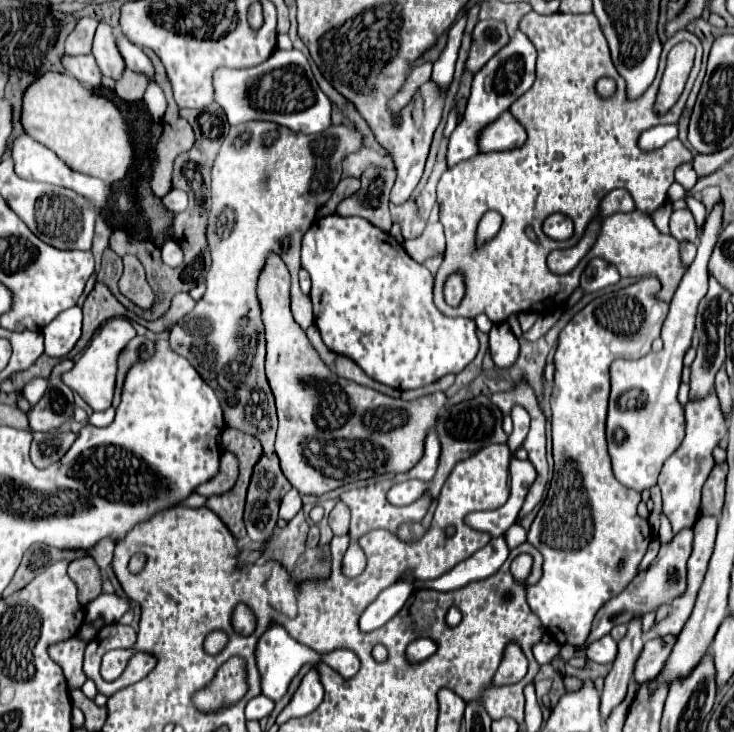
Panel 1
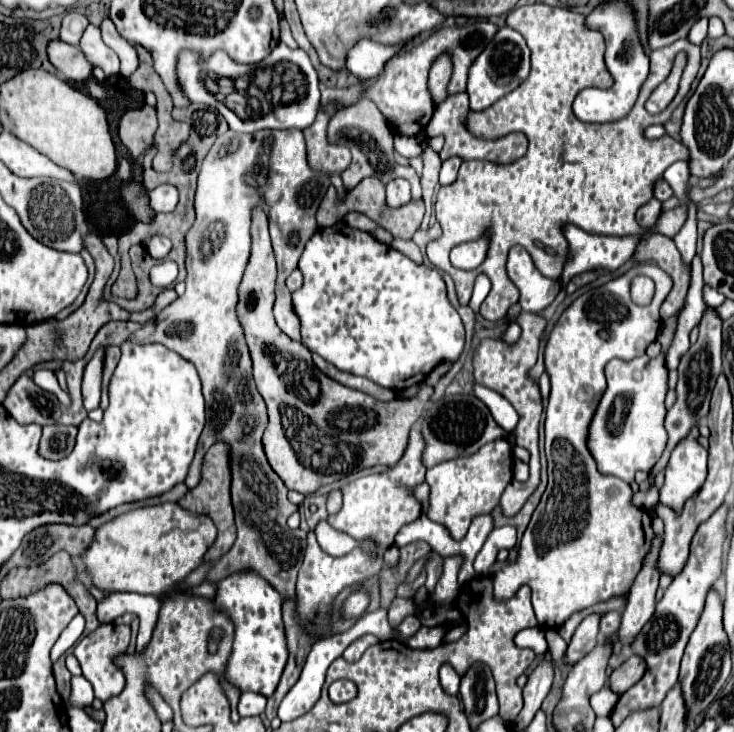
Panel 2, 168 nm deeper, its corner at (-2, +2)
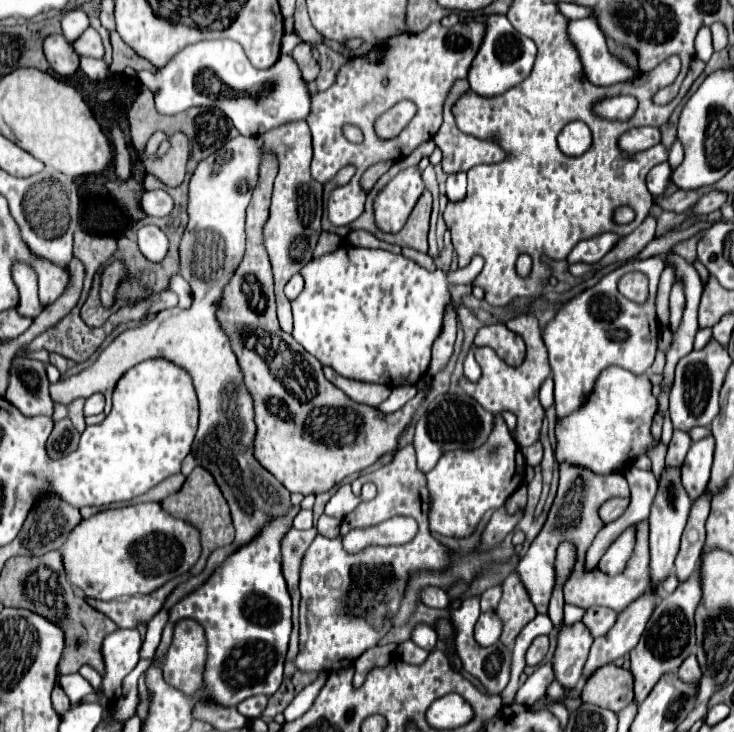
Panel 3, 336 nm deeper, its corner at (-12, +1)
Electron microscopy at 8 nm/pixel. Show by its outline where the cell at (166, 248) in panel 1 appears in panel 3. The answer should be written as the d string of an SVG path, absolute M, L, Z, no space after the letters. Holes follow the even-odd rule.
M142 226L136 232L136 242L140 252L148 260L162 260L162 256L168 252L168 238L158 226Z

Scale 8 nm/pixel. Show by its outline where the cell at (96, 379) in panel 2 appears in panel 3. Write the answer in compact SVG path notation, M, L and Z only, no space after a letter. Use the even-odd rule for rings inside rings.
M100 392L92 394L90 398L86 398L84 404L84 416L92 416L92 414L100 414L104 410L104 396Z

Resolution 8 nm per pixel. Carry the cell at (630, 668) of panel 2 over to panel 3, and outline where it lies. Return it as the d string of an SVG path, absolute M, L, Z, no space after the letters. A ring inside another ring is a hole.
M604 664L594 670L580 692L582 702L590 702L612 712L620 712L620 708L628 706L634 698L632 692L632 676L628 670L618 668L614 664Z

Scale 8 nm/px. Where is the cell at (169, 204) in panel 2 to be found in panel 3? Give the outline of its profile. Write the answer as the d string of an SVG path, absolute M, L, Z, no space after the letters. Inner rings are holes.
M152 190L152 192L144 192L140 198L140 208L146 216L168 216L174 208L172 198L166 194L166 190Z

